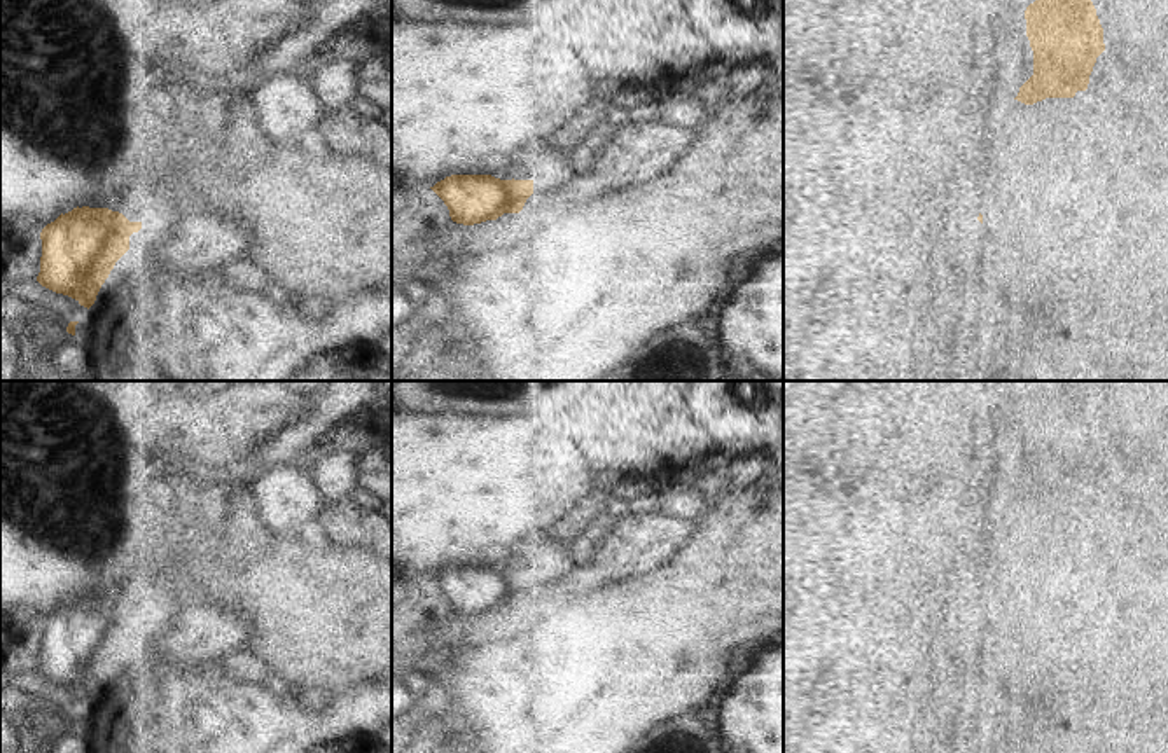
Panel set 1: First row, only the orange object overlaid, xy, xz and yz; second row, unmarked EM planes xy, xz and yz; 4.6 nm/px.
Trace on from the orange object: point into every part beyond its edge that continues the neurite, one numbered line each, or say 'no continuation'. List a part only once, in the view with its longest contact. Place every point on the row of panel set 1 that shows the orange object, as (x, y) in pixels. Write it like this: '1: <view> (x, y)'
no continuation

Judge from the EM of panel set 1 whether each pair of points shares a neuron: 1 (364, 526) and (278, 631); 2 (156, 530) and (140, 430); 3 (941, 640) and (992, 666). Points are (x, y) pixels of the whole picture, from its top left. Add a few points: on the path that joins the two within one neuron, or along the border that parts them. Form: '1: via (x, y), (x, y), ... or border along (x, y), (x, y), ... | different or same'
1: border along (315, 531), (345, 545), (362, 545), (373, 554) | different
2: via (140, 505), (140, 455) | same
3: border along (969, 636), (953, 654), (941, 687) | different

